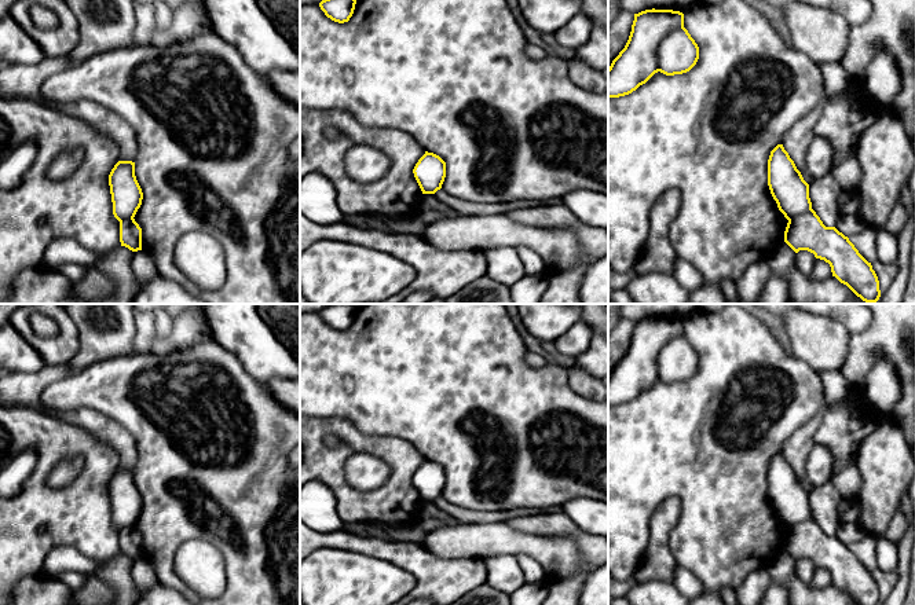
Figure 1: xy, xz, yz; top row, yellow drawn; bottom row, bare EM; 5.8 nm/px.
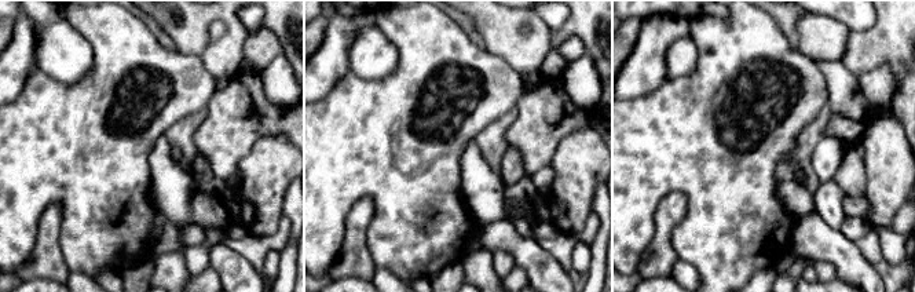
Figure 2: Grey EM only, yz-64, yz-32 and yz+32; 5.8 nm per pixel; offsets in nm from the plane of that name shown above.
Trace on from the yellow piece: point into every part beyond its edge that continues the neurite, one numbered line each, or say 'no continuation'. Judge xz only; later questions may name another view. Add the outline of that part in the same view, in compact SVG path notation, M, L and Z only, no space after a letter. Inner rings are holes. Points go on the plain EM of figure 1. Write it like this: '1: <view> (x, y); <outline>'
no continuation

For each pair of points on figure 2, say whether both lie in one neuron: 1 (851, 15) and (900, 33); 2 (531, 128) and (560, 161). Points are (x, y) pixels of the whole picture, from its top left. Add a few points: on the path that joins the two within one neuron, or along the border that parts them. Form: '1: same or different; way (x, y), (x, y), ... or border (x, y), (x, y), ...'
1: different; border (877, 14), (877, 22), (864, 30), (842, 24)
2: different; border (575, 130), (562, 139), (548, 163)

